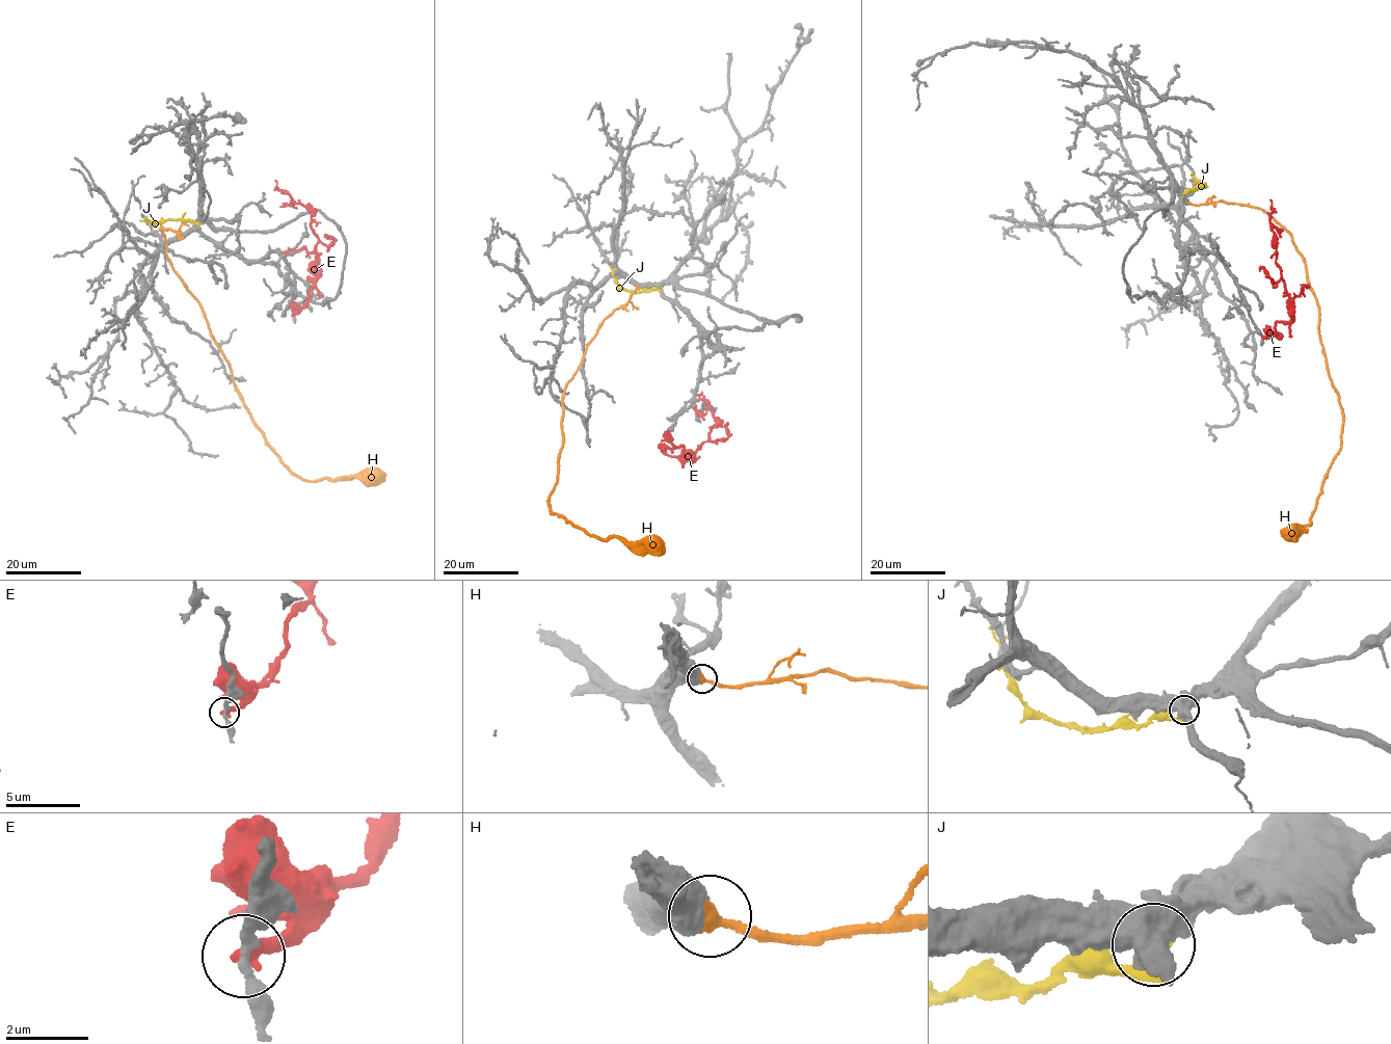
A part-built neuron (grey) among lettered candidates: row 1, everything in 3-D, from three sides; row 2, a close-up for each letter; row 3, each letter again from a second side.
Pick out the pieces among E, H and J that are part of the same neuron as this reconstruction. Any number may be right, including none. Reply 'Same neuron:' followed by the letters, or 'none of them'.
Same neuron: H

